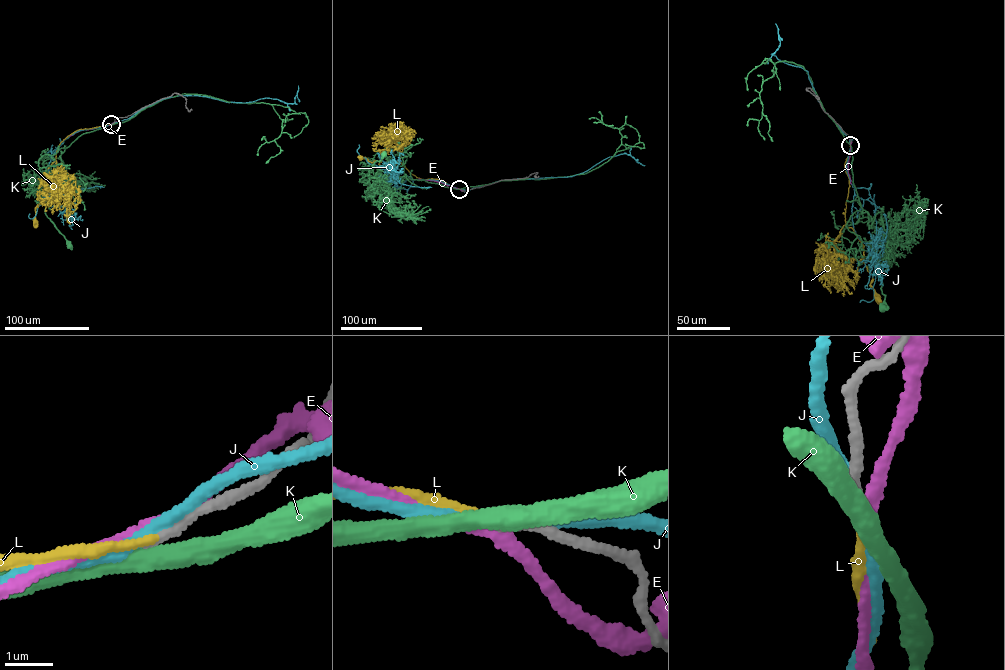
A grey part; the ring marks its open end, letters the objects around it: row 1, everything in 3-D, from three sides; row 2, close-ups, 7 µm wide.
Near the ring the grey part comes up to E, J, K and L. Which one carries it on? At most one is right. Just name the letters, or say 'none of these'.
L

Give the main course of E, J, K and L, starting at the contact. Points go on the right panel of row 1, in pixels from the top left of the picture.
E: (850, 145), (847, 168), (850, 184)
J: (850, 144), (849, 136), (818, 101), (808, 72), (772, 53), (780, 45), (775, 23)
K: (850, 145), (853, 182), (860, 206), (879, 236), (875, 244), (884, 308)
L: (850, 145), (844, 166), (849, 185), (845, 225), (863, 245), (860, 261), (873, 275), (870, 284), (878, 299)

